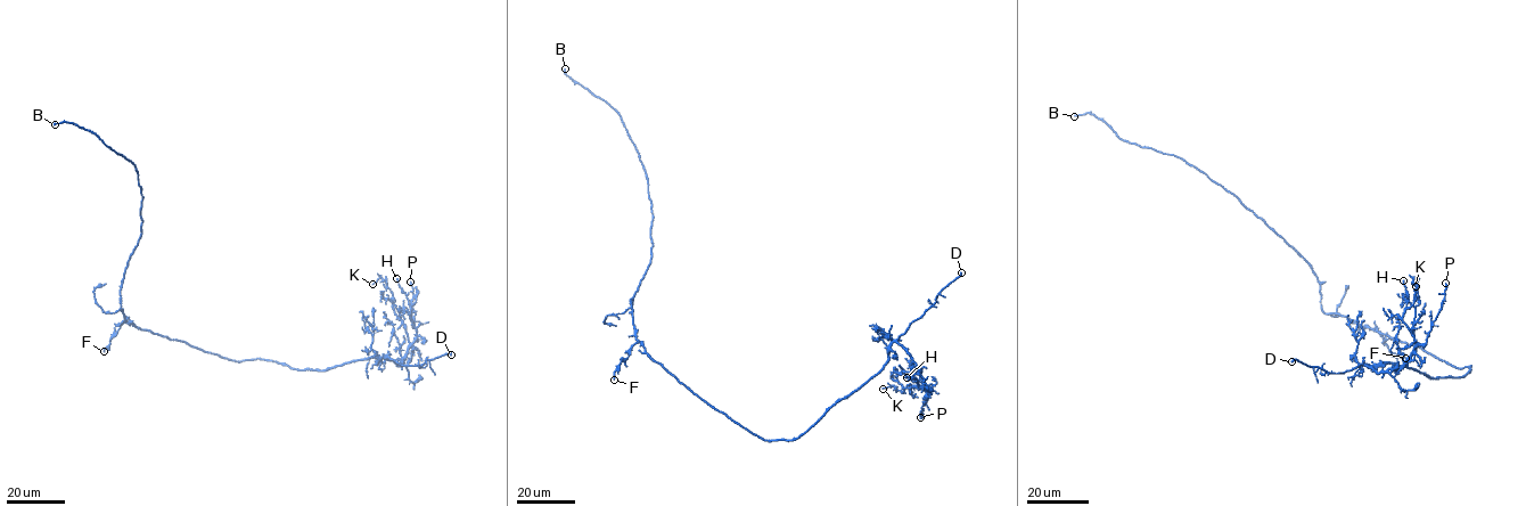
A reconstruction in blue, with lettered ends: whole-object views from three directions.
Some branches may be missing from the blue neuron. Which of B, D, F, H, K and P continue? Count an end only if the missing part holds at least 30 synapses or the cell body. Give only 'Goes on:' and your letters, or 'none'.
Goes on: B, D

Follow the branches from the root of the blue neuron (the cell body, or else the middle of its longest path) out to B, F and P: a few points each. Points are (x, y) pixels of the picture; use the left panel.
B: (164, 336), (128, 323), (121, 309), (123, 274), (141, 233), (136, 168), (89, 130), (55, 124)
F: (164, 336), (124, 321), (104, 351)
P: (164, 336), (232, 360), (263, 359), (300, 369), (327, 370), (372, 357), (400, 365), (416, 337), (410, 282)

